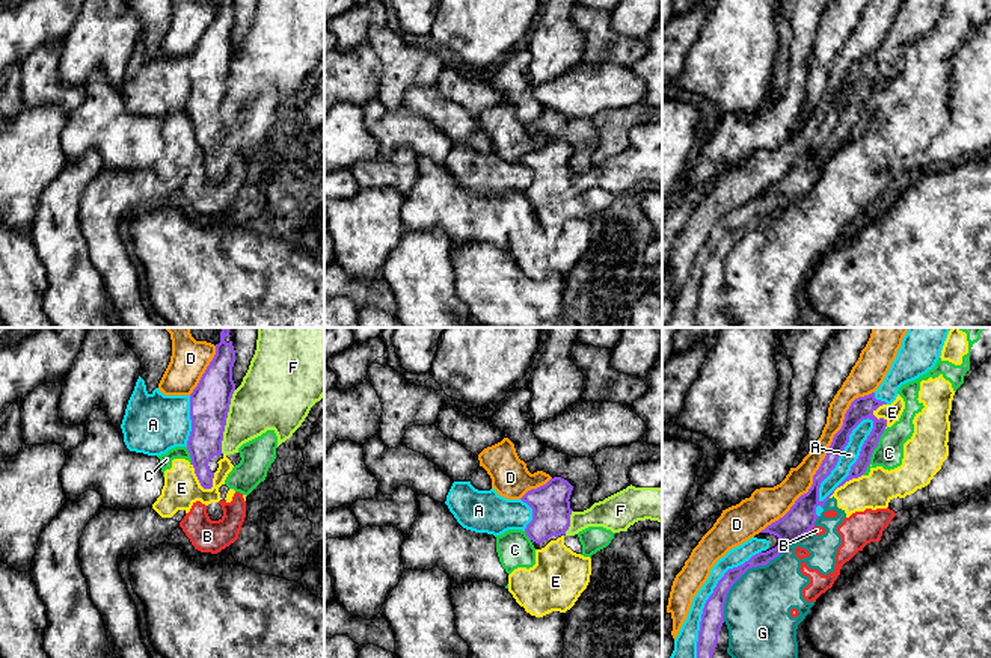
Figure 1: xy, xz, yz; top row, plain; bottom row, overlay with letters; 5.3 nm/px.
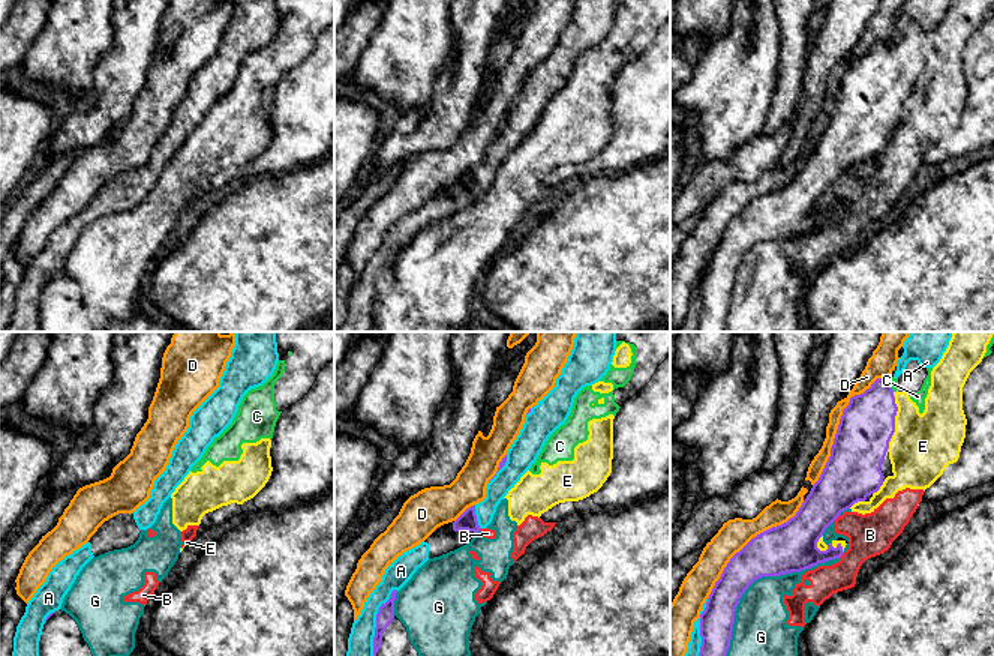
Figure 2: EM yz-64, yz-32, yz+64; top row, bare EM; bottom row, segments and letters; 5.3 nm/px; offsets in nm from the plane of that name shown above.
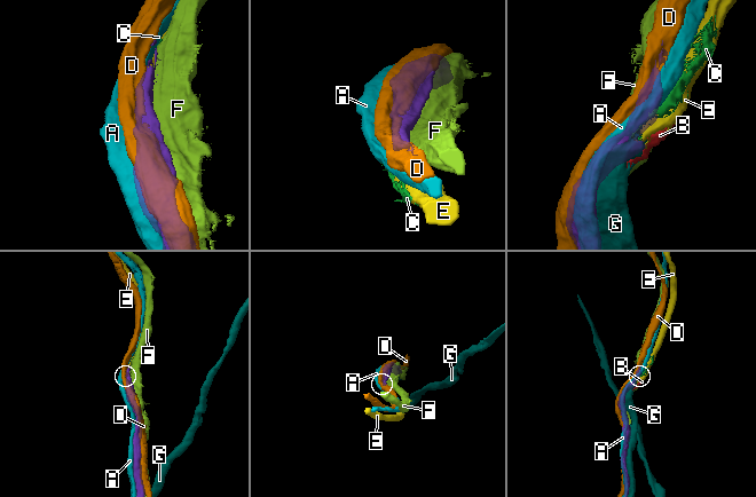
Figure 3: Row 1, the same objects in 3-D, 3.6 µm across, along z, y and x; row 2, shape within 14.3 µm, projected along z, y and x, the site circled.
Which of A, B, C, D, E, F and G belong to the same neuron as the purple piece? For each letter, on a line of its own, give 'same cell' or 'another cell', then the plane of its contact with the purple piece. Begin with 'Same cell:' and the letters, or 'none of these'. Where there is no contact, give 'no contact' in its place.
Same cell: none of these
A: another cell; meets purple in yz
B: another cell; meets purple in yz
C: another cell; meets purple in yz
D: another cell; meets purple in yz
E: another cell; meets purple in xy
F: another cell; meets purple in xy
G: another cell; meets purple in yz

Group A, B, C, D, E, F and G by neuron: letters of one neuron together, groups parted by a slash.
A / B C E G / D / F

